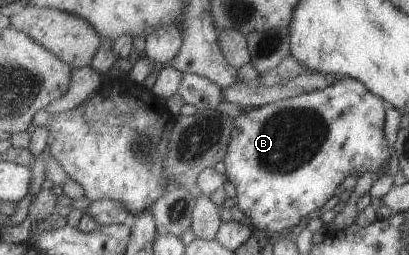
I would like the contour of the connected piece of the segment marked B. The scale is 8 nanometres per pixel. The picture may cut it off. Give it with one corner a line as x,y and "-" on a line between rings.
343,76
338,77
324,89
284,98
259,108
244,110
239,117
232,119
229,142
225,156
222,158
225,163
224,176
236,190
236,207
250,220
255,230
261,231
261,233
265,233
268,236
273,233
277,235
285,234
290,228
292,229
299,224
301,217
307,216
315,209
324,208
331,204
335,200
333,190
340,185
351,171
358,171
360,175
365,171
369,171
375,177
379,167
389,160
389,151
391,151
391,148
387,148
383,135
384,110
386,107
387,105
383,100
377,95
370,93
359,81

